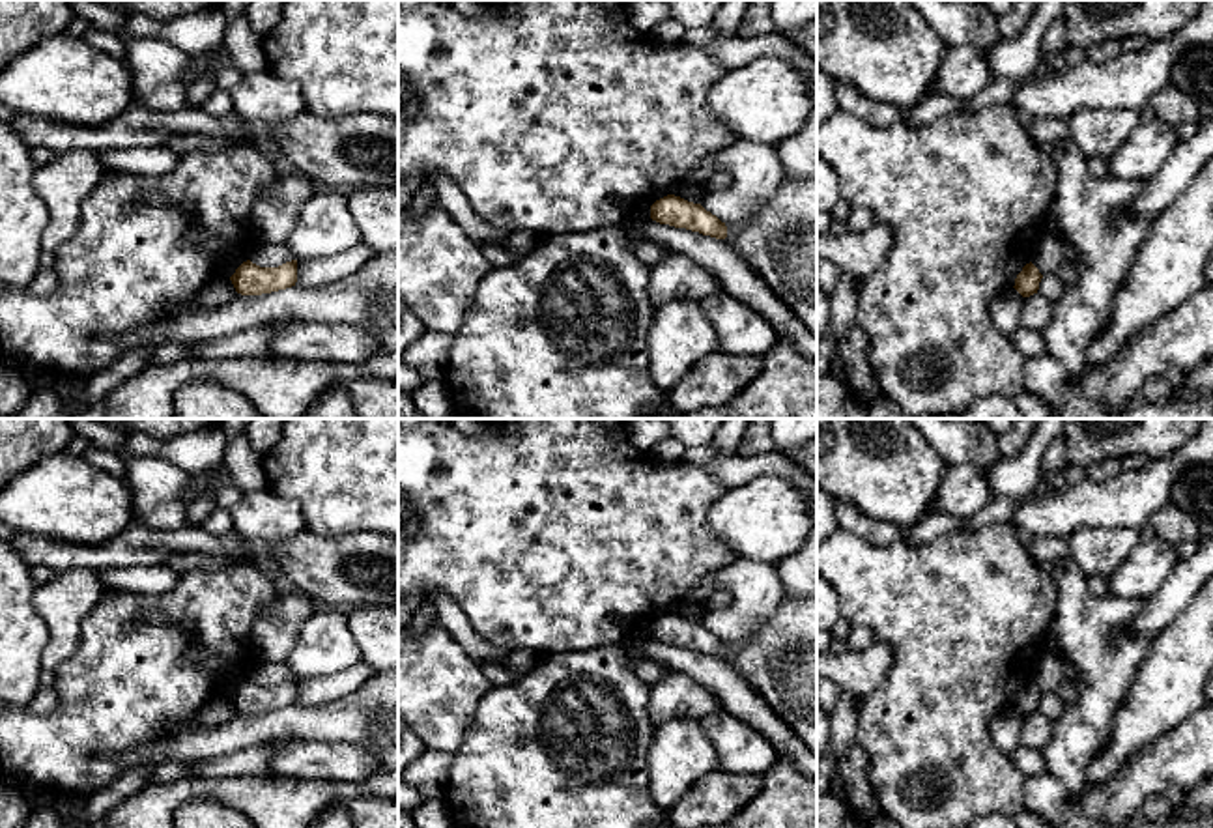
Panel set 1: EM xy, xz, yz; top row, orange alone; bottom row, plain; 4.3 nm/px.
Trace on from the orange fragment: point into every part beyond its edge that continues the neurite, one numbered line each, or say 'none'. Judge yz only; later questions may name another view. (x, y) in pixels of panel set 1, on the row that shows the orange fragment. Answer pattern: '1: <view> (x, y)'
none

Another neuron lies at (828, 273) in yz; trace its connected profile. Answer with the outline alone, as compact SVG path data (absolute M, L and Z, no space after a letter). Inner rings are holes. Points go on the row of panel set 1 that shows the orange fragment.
M819 260L817 262L817 288L832 295L832 292L835 290L839 282L841 273L843 271L835 264L828 260Z

